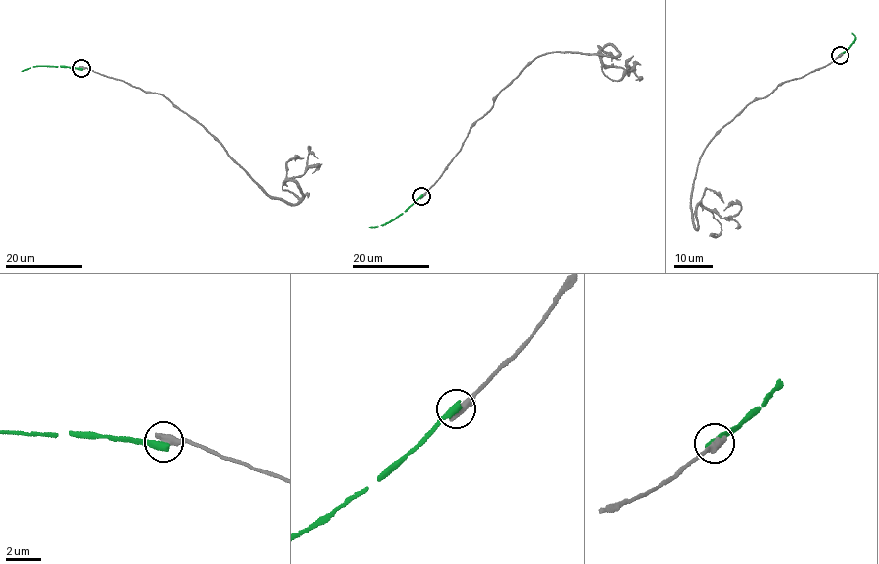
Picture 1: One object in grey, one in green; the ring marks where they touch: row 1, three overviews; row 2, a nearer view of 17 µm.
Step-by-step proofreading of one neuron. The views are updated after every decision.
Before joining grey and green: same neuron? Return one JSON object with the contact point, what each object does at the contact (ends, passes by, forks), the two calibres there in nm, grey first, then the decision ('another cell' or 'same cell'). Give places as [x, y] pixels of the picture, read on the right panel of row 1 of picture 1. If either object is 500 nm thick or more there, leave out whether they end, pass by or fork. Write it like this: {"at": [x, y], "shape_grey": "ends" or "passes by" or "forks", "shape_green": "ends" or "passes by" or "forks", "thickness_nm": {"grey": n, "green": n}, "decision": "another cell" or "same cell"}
{"at": [840, 55], "thickness_nm": {"grey": 500, "green": 440}, "decision": "another cell"}

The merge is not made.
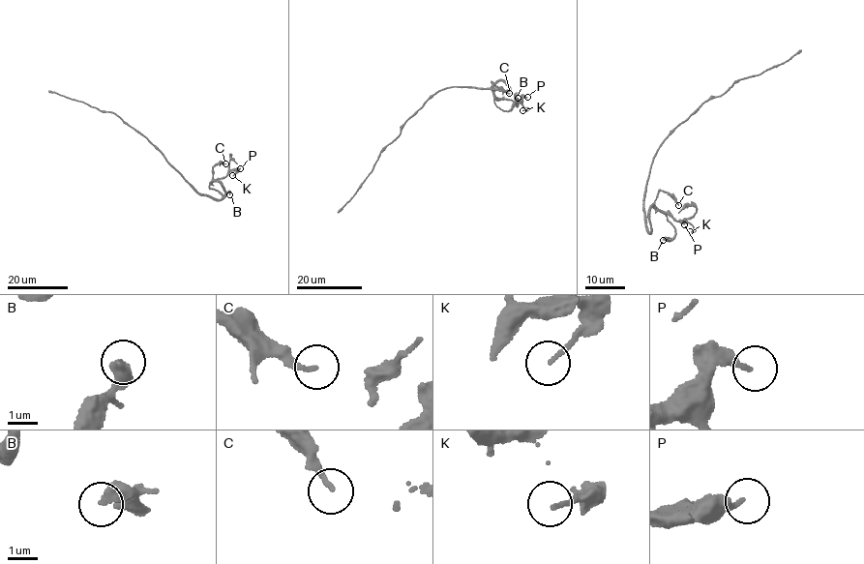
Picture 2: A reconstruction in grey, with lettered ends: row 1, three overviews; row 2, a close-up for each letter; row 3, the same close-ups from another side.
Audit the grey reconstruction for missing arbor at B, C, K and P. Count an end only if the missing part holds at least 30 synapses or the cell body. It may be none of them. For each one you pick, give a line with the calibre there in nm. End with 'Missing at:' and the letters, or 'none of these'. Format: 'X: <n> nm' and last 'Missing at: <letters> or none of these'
Missing at: none of these

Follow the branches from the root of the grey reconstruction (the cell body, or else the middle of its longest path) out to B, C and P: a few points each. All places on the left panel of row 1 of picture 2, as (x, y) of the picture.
B: (167, 161), (198, 192), (221, 199), (224, 188), (215, 181), (209, 189), (223, 194), (229, 194)
C: (167, 161), (198, 192), (219, 199), (224, 194), (224, 188), (213, 179), (212, 169), (216, 163), (225, 163)
P: (167, 161), (198, 192), (219, 199), (224, 194), (224, 187), (218, 181), (211, 182), (240, 168)

